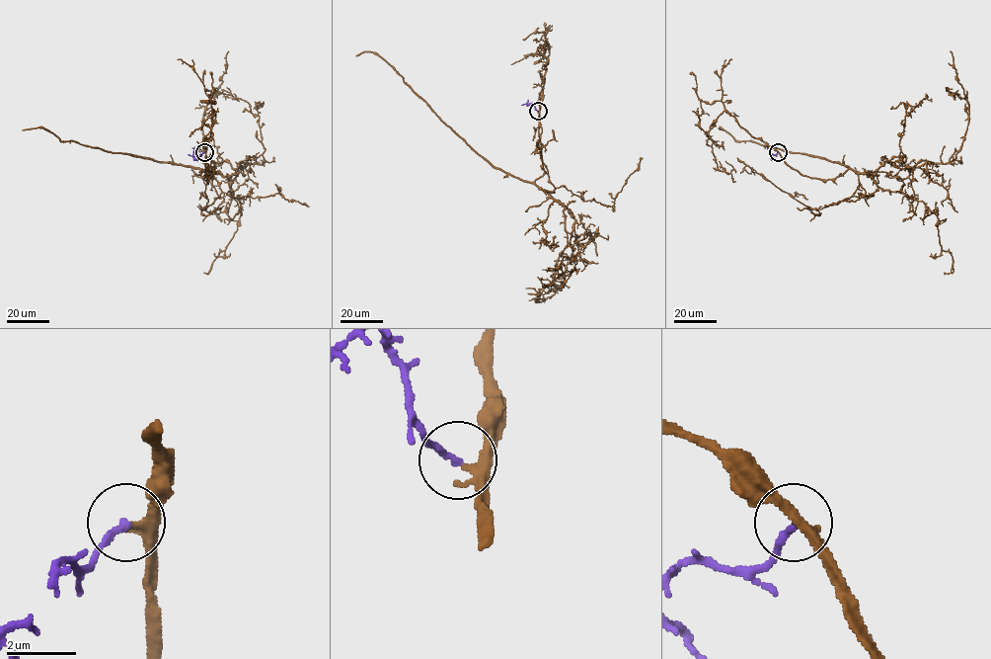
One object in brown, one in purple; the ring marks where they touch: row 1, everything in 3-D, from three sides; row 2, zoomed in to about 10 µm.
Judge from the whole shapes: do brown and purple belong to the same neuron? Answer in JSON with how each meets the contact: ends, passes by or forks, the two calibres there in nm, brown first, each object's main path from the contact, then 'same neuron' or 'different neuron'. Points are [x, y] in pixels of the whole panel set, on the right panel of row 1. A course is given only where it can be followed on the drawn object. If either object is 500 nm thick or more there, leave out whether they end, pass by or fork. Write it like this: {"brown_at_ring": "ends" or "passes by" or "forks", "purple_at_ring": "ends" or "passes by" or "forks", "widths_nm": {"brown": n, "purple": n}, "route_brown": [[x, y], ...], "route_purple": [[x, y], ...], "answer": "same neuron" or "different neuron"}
{"brown_at_ring": "passes by", "purple_at_ring": "ends", "widths_nm": {"brown": 280, "purple": 220}, "route_brown": [[778, 151], [801, 174], [827, 180], [848, 169], [873, 176], [885, 161], [950, 163], [968, 122], [950, 51]], "route_purple": [[778, 151], [770, 158], [767, 146]], "answer": "same neuron"}

